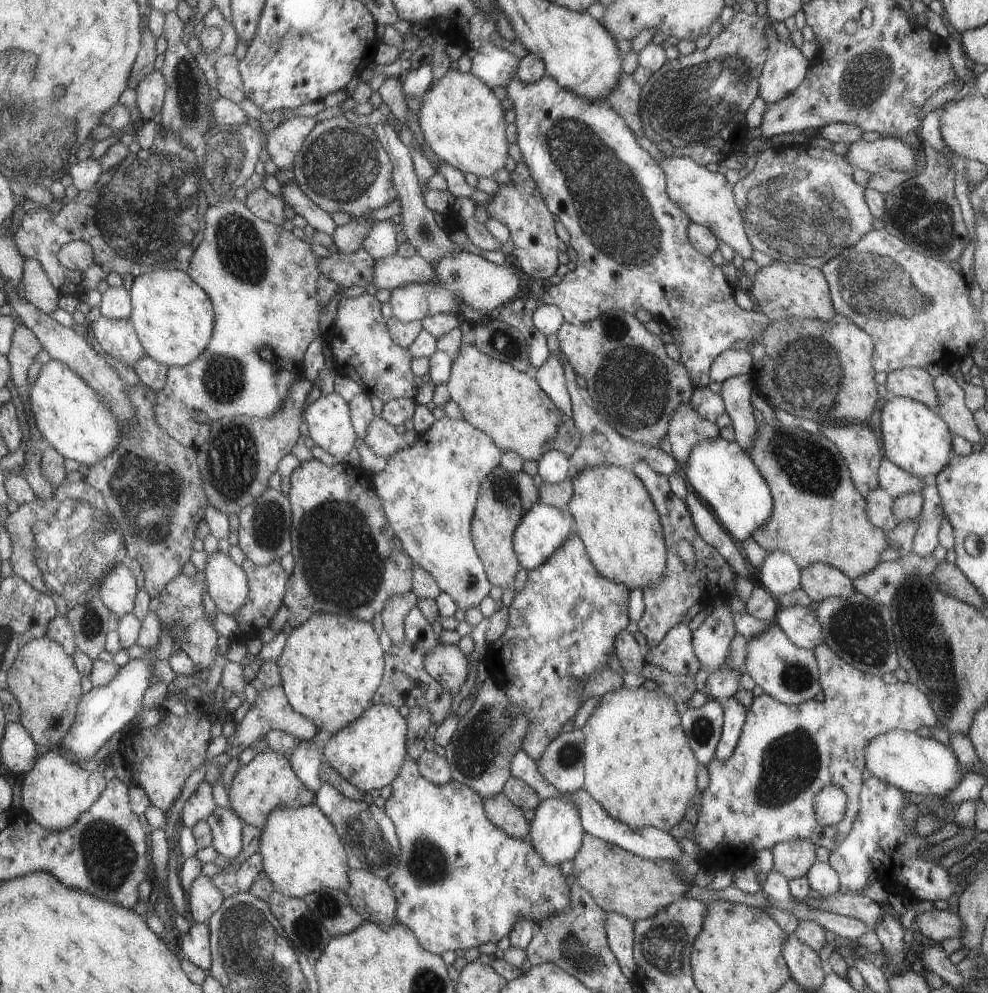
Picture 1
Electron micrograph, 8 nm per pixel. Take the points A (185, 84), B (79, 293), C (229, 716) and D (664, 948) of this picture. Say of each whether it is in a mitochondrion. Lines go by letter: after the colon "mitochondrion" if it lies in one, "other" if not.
A: mitochondrion
B: other
C: other
D: mitochondrion

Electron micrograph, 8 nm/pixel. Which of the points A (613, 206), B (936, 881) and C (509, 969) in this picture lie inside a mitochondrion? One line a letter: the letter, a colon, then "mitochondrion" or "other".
A: mitochondrion
B: other
C: other

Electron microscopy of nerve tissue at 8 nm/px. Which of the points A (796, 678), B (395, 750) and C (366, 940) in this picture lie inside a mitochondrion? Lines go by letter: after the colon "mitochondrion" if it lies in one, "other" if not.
A: mitochondrion
B: other
C: other

